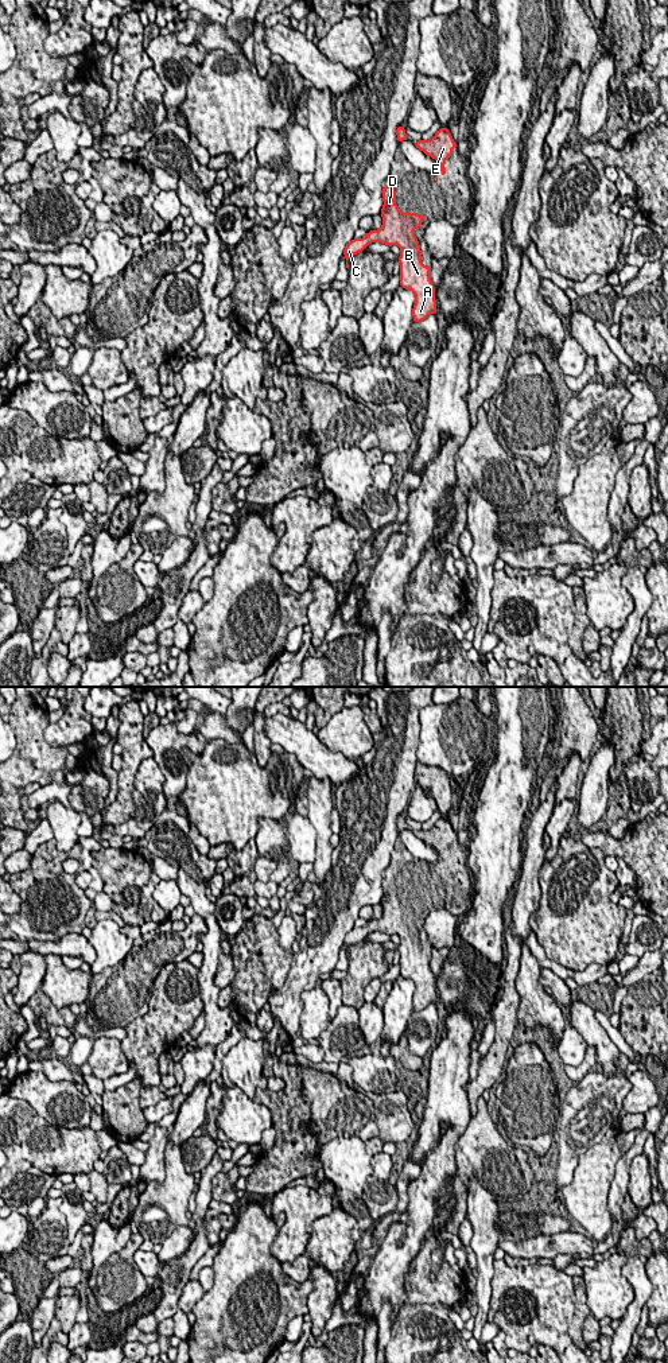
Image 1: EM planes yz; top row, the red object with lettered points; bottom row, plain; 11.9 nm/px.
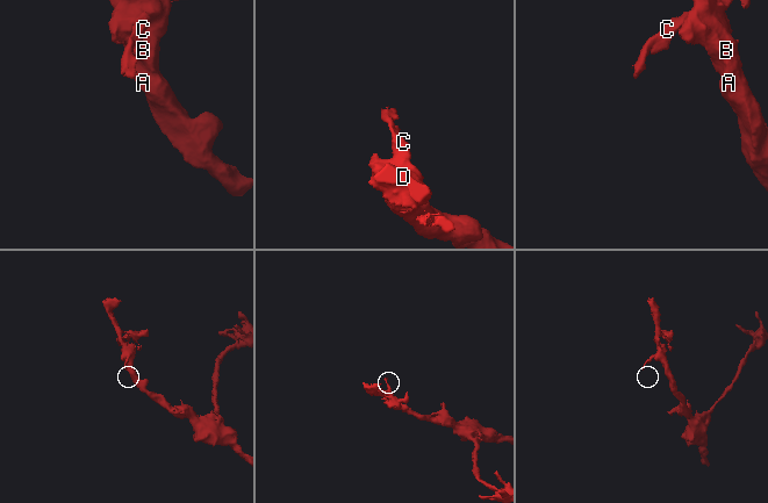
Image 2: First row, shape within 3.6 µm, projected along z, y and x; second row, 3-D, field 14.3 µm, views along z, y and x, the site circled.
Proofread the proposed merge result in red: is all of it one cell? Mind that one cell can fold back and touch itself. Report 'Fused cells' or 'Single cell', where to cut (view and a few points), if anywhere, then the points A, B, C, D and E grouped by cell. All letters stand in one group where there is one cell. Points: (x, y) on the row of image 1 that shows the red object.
Single cell. No split. Groups: A B C D E

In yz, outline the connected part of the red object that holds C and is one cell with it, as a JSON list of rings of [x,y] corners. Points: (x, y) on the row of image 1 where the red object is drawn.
[[[384,186],[382,189],[382,226],[378,230],[370,230],[362,238],[353,238],[343,251],[346,268],[347,260],[366,249],[372,242],[381,242],[388,246],[400,248],[400,287],[411,290],[415,295],[412,308],[413,322],[424,321],[430,314],[436,315],[435,287],[431,280],[431,264],[423,265],[419,240],[415,229],[423,224],[424,214],[404,213],[396,205],[396,187]]]

